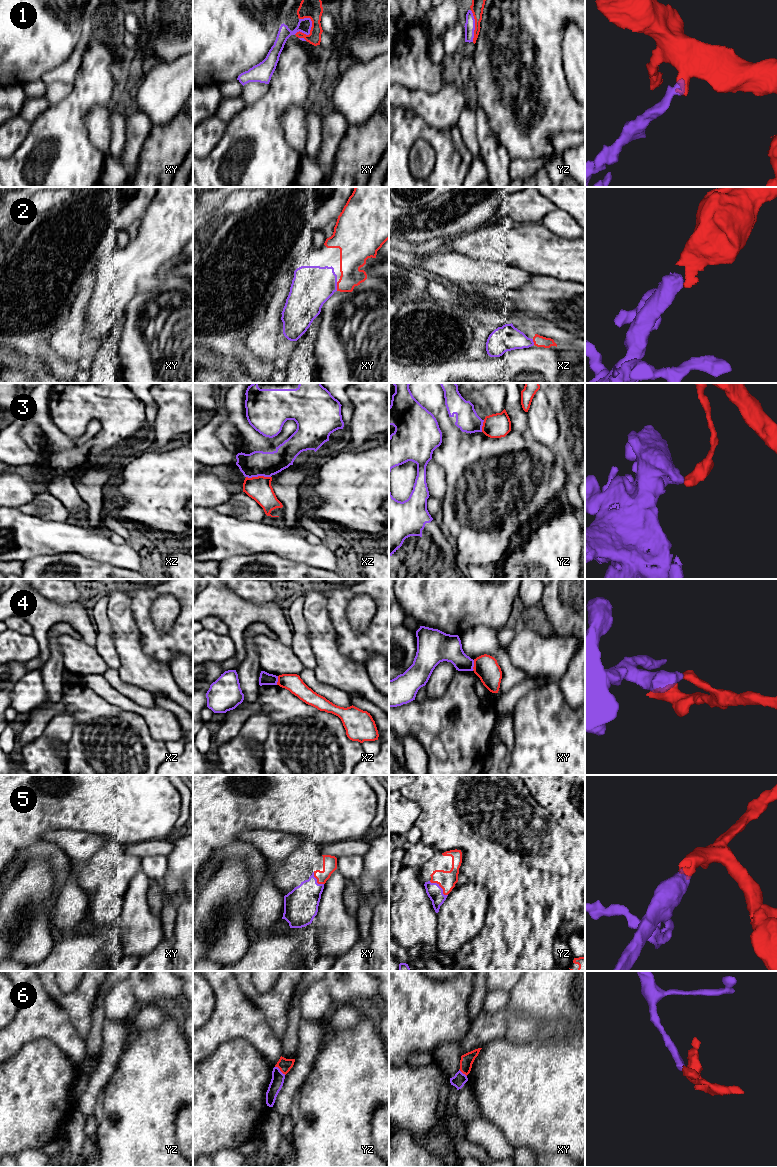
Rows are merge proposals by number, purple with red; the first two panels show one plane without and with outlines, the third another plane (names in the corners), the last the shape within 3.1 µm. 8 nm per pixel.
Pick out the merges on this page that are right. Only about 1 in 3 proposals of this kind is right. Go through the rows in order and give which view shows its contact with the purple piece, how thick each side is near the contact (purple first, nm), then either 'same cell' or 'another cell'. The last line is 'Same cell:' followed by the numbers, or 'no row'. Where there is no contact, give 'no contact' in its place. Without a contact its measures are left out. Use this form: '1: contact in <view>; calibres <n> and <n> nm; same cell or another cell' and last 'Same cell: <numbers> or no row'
1: contact in xy; calibres 110 and 150 nm; another cell
2: contact in xy; calibres 320 and 190 nm; same cell
3: contact in xz; calibres 200 and 190 nm; another cell
4: contact in xy; calibres 220 and 190 nm; another cell
5: contact in yz; calibres 120 and 140 nm; same cell
6: contact in yz; calibres 100 and 100 nm; another cell
Same cell: 2, 5

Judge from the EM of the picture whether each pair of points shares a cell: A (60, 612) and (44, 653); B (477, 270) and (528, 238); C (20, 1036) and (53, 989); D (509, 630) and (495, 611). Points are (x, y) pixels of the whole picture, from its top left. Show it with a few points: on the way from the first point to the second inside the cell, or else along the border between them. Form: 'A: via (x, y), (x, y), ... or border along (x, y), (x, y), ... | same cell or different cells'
A: via (49, 621), (43, 627), (43, 642) | same cell
B: border along (467, 255), (476, 259), (504, 262), (513, 267) | different cells
C: border along (41, 981), (44, 989), (66, 1010) | different cells
D: border along (510, 623), (497, 631) | different cells

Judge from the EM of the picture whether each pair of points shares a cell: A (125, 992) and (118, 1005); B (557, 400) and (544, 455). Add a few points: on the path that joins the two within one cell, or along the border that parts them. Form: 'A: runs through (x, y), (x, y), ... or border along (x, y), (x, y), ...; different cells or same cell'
A: runs through (122, 995), (119, 1002); same cell
B: border along (553, 449), (565, 469); different cells

